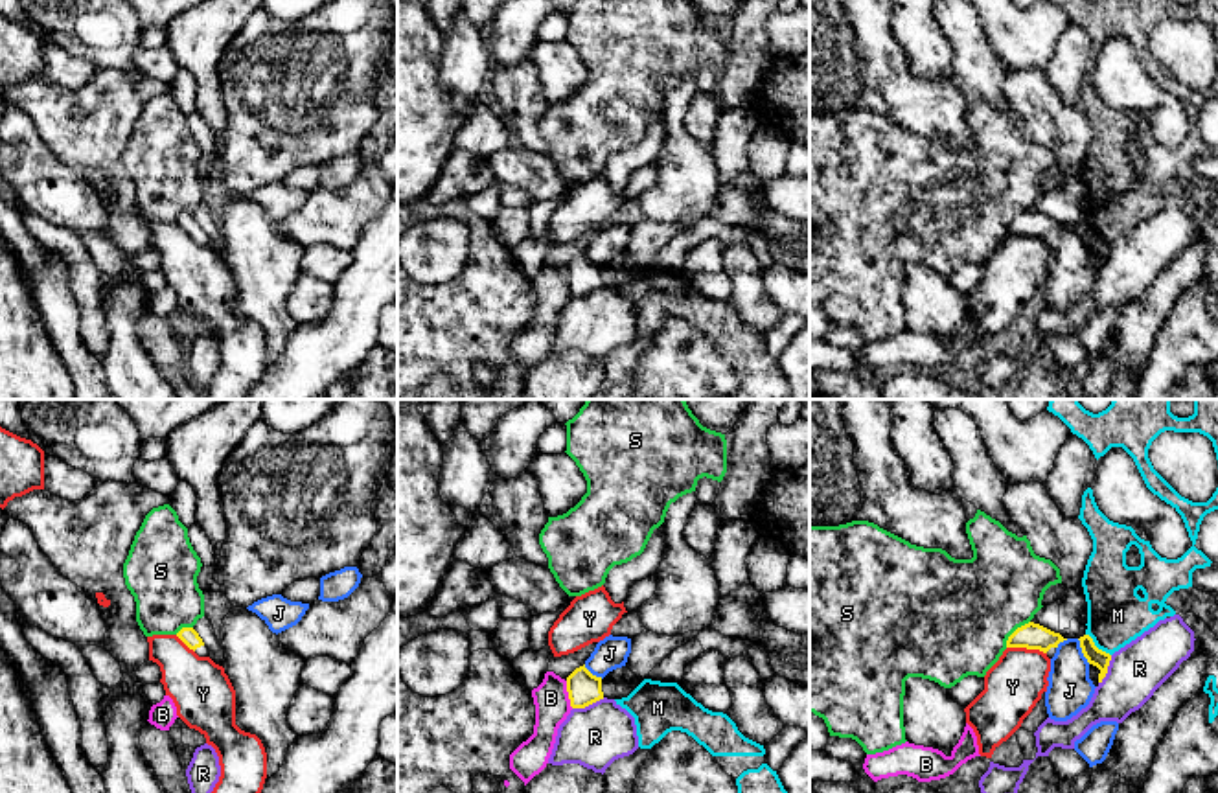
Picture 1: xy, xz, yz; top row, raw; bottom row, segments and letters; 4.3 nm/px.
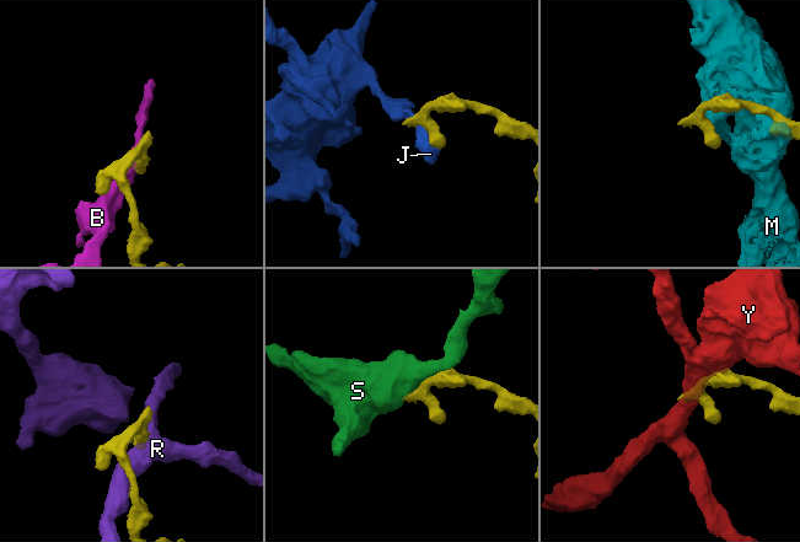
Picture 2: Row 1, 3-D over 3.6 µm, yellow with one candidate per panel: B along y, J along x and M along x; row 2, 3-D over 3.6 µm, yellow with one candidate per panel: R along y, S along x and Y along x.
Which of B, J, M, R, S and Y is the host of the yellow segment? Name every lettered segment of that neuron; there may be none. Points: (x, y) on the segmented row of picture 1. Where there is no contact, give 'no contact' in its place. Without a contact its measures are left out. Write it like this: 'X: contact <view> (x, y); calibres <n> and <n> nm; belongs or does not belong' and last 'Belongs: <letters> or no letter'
B: contact xz (569, 694); calibres 150 and 160 nm; does not belong
J: contact yz (1082, 652); calibres 80 and 200 nm; does not belong
M: contact yz (1095, 646); calibres 80 and 260 nm; does not belong
R: contact xz (587, 705); calibres 150 and 280 nm; does not belong
S: contact yz (1014, 632); calibres 120 and 460 nm; does not belong
Y: contact yz (1027, 648); calibres 120 and 260 nm; does not belong
Belongs: no letter

